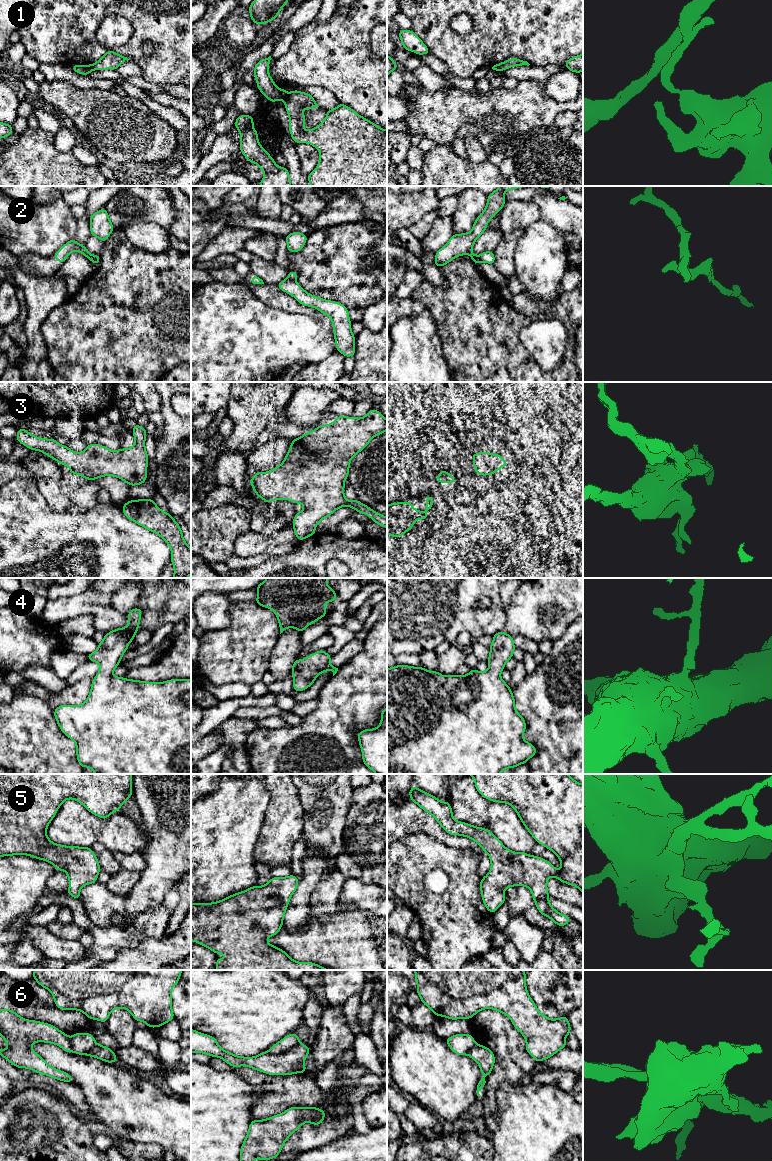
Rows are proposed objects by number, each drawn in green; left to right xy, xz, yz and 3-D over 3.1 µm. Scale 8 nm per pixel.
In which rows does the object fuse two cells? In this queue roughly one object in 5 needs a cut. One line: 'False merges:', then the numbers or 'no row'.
False merges: 1, 2, 6

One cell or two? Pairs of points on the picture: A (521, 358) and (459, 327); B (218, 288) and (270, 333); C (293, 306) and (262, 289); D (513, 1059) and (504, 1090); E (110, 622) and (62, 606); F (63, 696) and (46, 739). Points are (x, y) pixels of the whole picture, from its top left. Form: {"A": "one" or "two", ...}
{"A": "one", "B": "one", "C": "one", "D": "two", "E": "one", "F": "two"}

